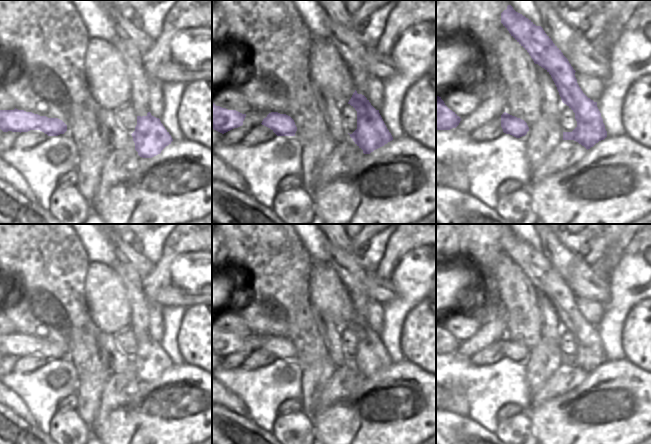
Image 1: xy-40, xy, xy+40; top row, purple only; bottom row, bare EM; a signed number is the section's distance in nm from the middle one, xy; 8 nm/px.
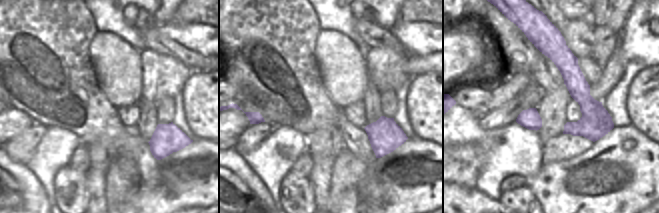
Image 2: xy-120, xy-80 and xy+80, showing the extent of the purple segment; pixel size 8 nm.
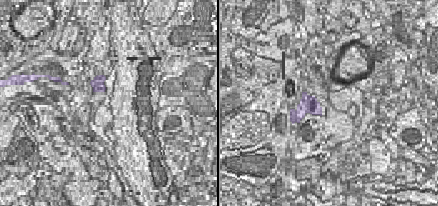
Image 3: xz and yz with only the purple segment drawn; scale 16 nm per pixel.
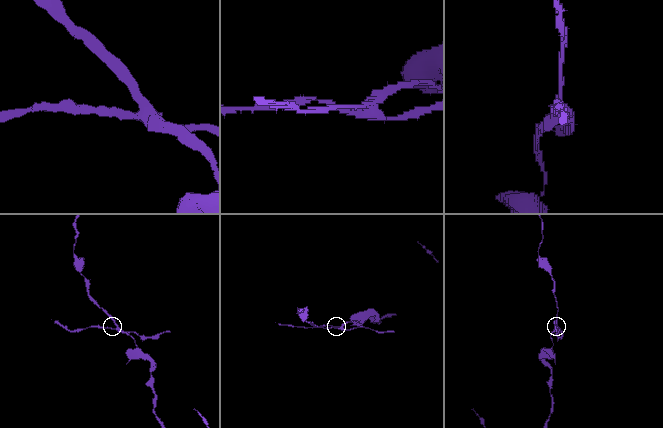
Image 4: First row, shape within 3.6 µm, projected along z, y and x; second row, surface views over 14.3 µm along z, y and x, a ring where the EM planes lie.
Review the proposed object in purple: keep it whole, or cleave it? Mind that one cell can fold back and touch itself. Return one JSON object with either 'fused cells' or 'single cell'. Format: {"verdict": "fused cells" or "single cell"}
{"verdict": "fused cells"}

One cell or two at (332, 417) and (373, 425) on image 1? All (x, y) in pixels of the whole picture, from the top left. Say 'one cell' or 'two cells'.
one cell

